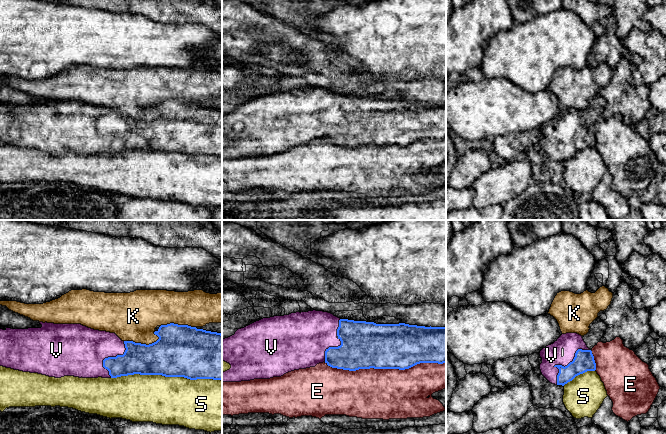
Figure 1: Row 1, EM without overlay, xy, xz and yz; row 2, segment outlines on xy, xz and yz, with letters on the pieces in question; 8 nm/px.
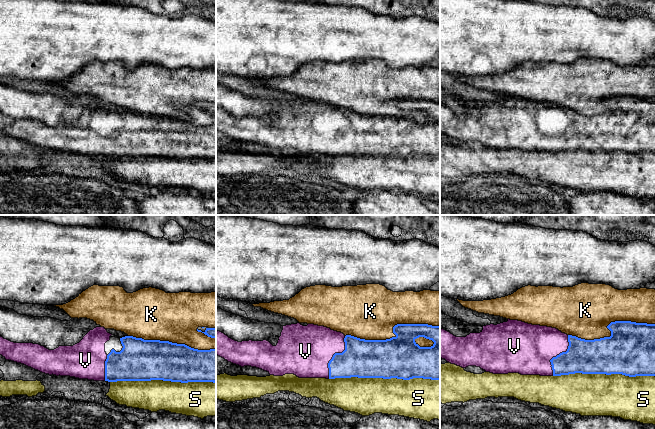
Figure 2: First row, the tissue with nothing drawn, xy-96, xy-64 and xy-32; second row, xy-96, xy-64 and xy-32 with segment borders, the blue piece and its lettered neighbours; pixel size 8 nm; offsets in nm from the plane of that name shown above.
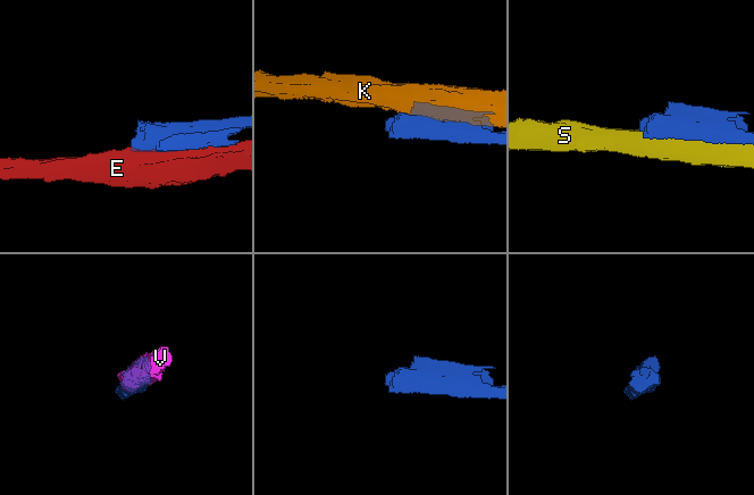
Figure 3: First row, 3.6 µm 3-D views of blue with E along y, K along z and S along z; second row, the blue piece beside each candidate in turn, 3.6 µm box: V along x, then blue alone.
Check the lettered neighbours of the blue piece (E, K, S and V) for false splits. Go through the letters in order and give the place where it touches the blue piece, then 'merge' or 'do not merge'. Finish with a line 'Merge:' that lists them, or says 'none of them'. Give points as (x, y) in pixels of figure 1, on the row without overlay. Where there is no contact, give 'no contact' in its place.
E: meets blue in xz at (385, 144); do not merge
K: meets blue in xy at (141, 120); do not merge
S: meets blue in xy at (166, 152); do not merge
V: meets blue in yz at (567, 141); merge
Merge: V

